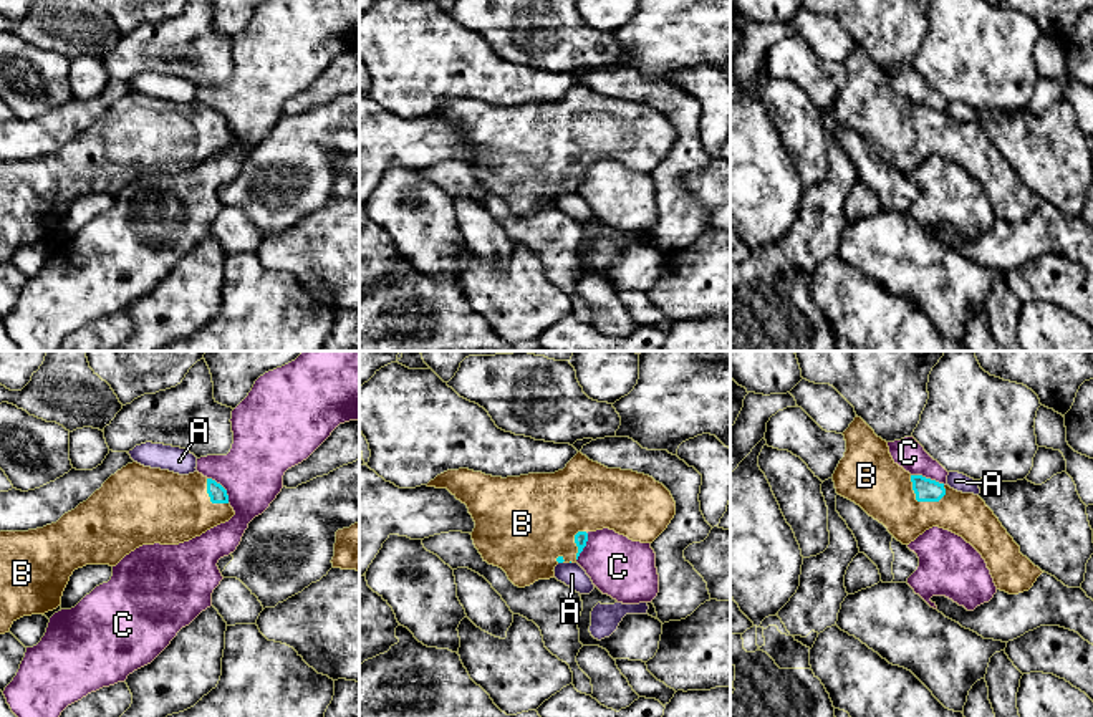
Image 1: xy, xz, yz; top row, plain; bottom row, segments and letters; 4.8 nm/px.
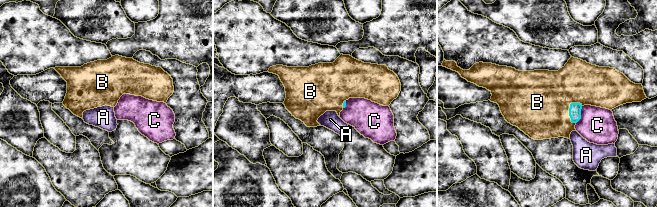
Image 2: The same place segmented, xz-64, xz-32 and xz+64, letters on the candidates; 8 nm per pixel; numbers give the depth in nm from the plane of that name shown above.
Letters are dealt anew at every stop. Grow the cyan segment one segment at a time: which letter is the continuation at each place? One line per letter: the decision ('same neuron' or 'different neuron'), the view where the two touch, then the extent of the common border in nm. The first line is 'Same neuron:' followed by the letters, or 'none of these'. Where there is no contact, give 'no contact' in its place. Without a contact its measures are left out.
Same neuron: B
A: different neuron; meets cyan in xz; contact 30 nm long
B: same neuron; meets cyan in yz; contact 200 nm long
C: different neuron; meets cyan in yz; contact 180 nm long

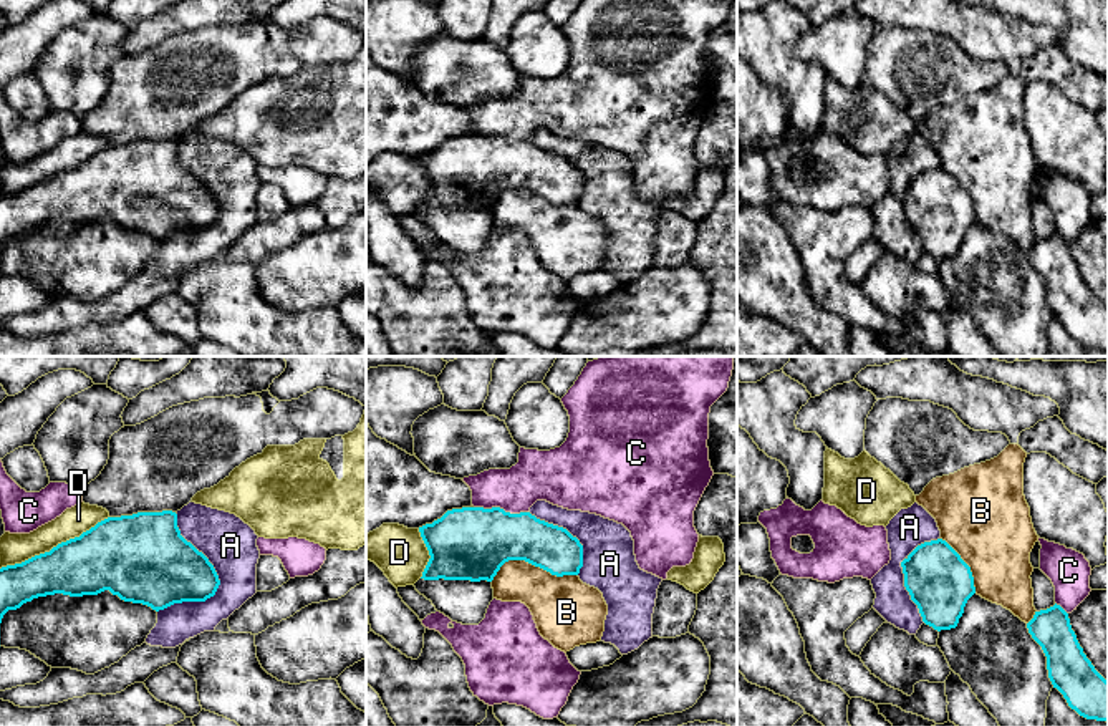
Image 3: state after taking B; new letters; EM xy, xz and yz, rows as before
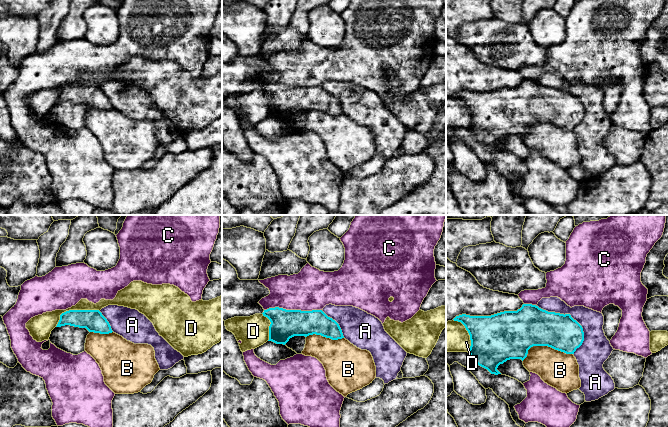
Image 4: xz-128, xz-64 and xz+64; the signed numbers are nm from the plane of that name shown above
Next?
Same neuron: none of these
A: different neuron; meets cyan in xy; contact 500 nm long
B: different neuron; meets cyan in xz; contact 420 nm long
C: different neuron; meets cyan in xz; contact 260 nm long
D: different neuron; meets cyan in xy; contact 600 nm long

